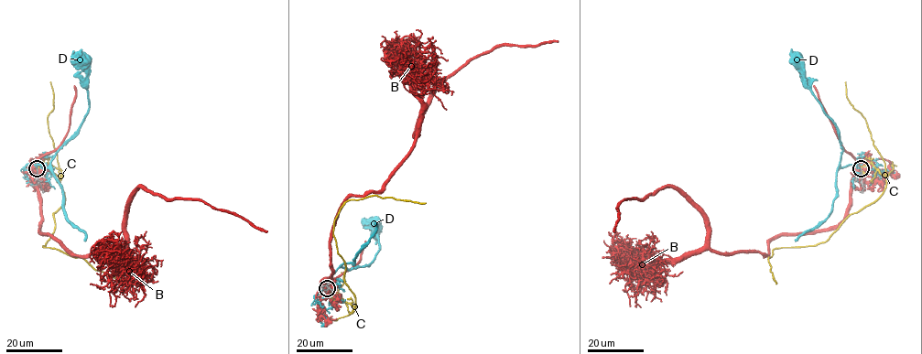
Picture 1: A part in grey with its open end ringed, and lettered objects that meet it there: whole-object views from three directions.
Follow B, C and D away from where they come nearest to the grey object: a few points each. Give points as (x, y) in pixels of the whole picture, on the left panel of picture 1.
B: (36, 167), (41, 231), (75, 254), (123, 251), (125, 212), (138, 187), (170, 198), (200, 198), (267, 231)
C: (37, 169), (47, 163), (63, 173), (65, 203), (53, 214), (55, 230), (42, 246), (135, 284)
D: (37, 168), (37, 165), (48, 166), (59, 148), (77, 130), (88, 110), (87, 70), (81, 59)

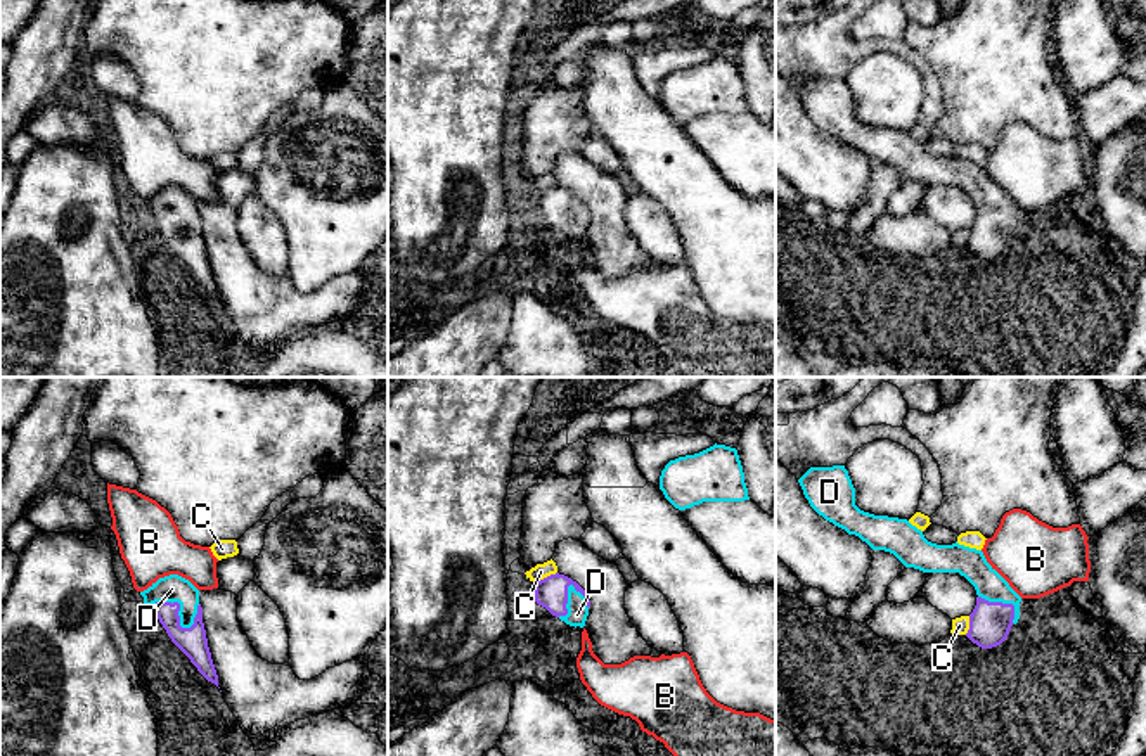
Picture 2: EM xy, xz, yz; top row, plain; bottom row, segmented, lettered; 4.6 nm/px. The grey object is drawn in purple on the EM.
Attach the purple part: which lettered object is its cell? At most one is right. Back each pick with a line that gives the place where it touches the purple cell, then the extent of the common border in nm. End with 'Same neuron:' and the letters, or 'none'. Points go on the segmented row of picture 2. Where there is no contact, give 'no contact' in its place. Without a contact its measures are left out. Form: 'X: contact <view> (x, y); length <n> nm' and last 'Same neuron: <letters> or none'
D: contact xy (177, 615); length 240 nm
Same neuron: D

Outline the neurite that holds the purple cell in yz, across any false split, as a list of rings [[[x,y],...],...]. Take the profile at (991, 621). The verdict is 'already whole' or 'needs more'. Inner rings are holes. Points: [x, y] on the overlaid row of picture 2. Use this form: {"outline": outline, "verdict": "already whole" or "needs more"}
{"outline": [[[845,465],[810,467],[798,479],[810,507],[826,521],[859,536],[872,550],[893,554],[923,573],[959,573],[976,590],[966,637],[982,649],[1001,645],[1020,619],[1021,597],[987,562],[982,550],[937,545],[907,519],[874,516],[855,505],[855,488]]], "verdict": "needs more"}

